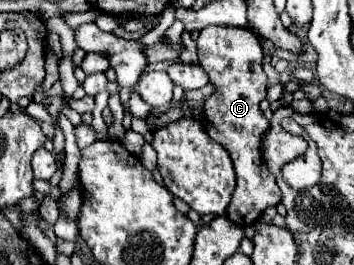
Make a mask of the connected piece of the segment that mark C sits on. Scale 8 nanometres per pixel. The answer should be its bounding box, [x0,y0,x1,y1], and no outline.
[196,25,280,227]

